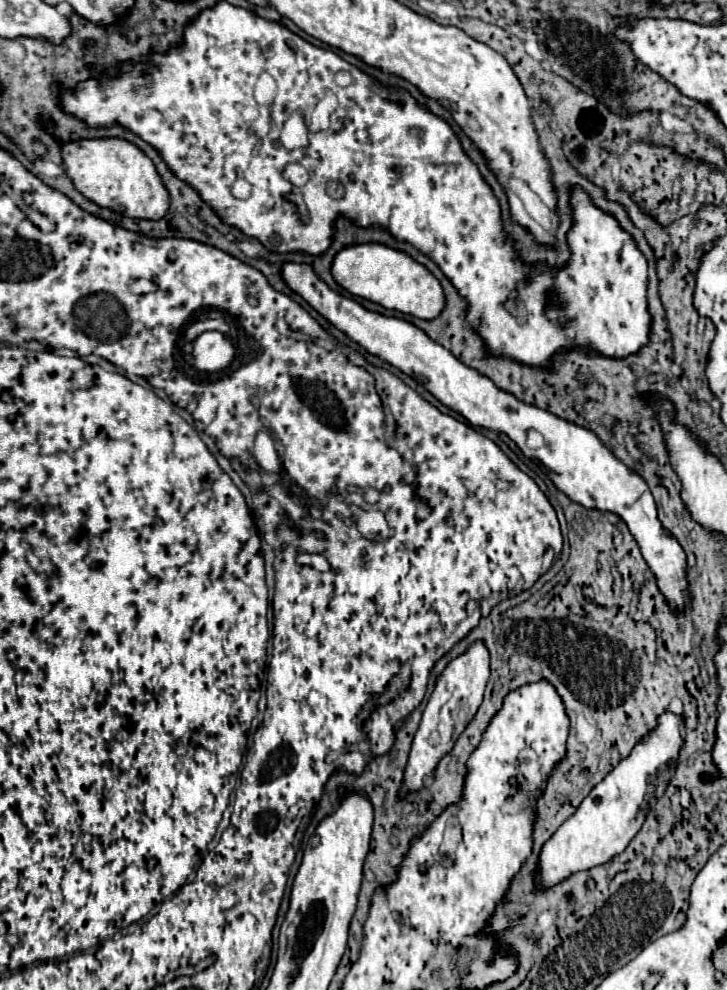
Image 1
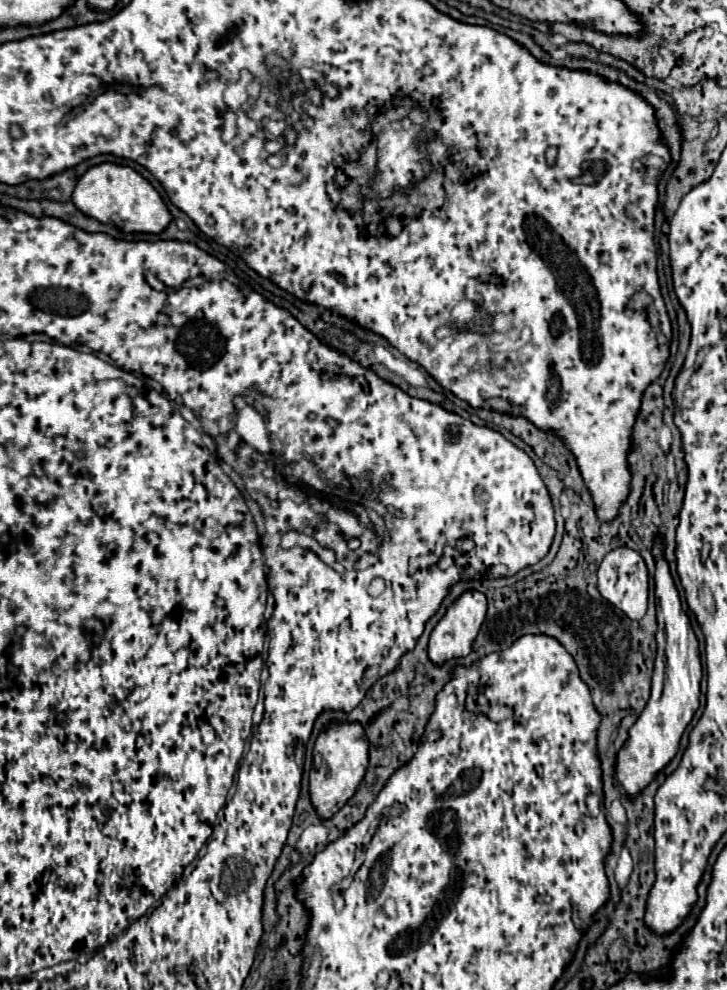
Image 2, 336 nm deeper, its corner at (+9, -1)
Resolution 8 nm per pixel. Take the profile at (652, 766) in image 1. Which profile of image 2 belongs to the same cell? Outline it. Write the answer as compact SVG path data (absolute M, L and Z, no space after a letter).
M657 539L653 547L653 557L657 563L655 585L657 585L657 659L651 685L651 699L645 711L639 715L637 723L629 731L629 739L617 755L617 783L635 797L643 787L647 787L653 777L675 757L679 749L681 735L693 713L699 707L699 683L701 683L701 657L699 643L691 629L687 613L681 609L679 593L675 589L669 565L663 557L663 541Z

